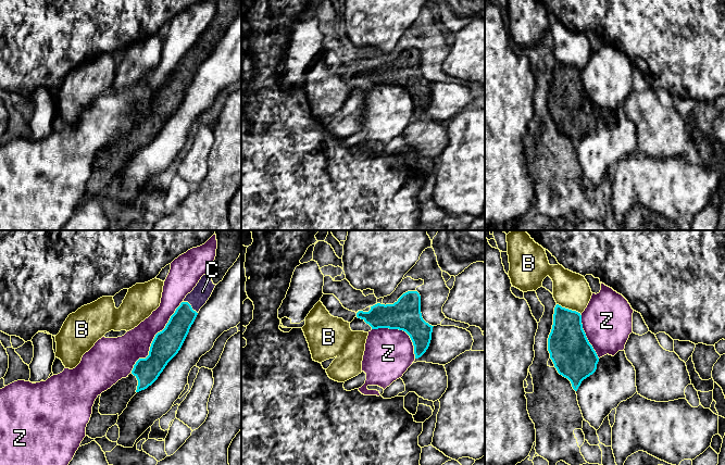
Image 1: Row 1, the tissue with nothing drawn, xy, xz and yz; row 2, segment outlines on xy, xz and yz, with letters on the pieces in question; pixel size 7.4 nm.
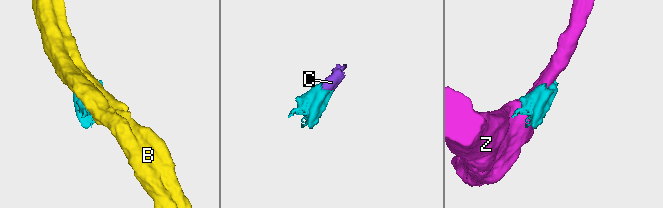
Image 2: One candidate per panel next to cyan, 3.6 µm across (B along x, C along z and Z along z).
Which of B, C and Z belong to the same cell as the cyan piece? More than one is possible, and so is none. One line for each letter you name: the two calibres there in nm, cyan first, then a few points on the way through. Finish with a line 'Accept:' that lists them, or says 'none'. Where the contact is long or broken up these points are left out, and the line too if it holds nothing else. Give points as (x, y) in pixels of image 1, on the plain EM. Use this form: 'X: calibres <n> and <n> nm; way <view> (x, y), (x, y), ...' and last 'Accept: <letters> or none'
C: calibres 170 and 140 nm
Accept: C

